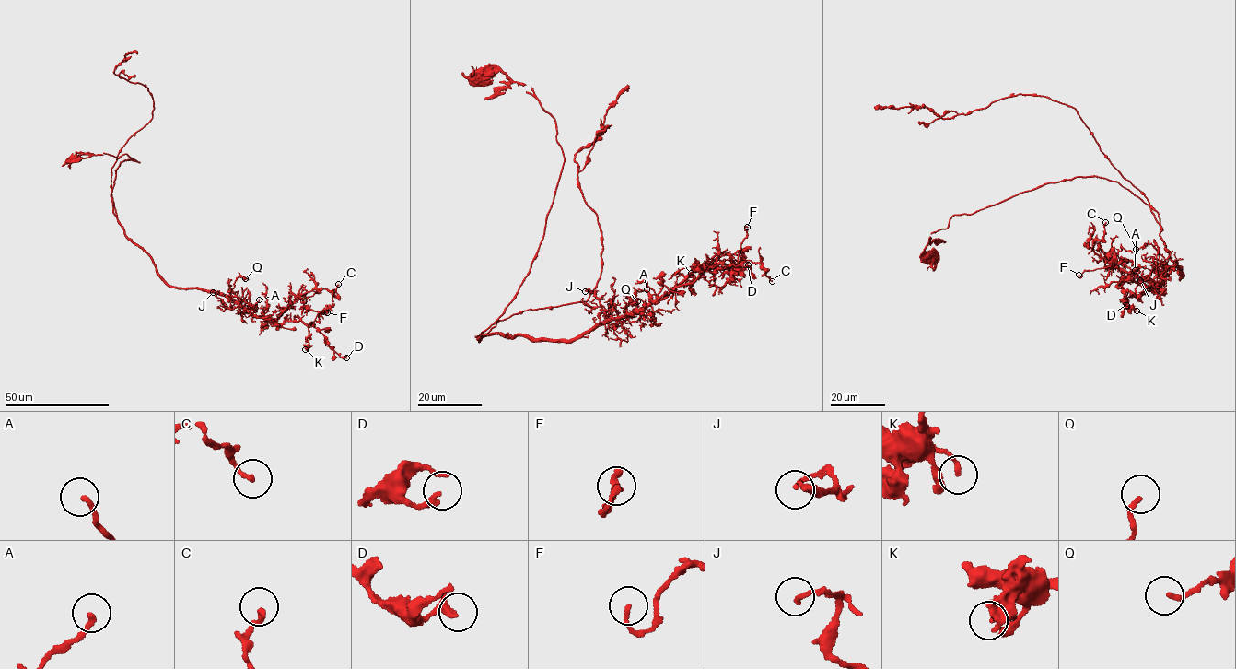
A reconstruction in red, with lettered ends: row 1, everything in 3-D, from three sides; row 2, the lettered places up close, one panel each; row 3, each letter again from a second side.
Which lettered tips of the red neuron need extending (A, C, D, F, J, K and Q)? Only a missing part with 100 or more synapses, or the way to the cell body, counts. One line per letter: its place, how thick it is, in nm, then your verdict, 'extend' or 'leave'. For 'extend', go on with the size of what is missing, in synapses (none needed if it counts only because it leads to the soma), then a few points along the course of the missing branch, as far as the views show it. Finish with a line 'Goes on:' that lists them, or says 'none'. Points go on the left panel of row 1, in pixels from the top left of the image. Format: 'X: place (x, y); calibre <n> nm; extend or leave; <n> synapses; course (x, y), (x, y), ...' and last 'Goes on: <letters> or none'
A: place (259, 299); calibre 190 nm; leave
C: place (338, 284); calibre 180 nm; leave
D: place (346, 357); calibre 280 nm; leave
F: place (327, 312); calibre 160 nm; leave
J: place (213, 292); calibre 160 nm; leave
K: place (305, 349); calibre 180 nm; leave
Q: place (245, 278); calibre 170 nm; leave
Goes on: none

